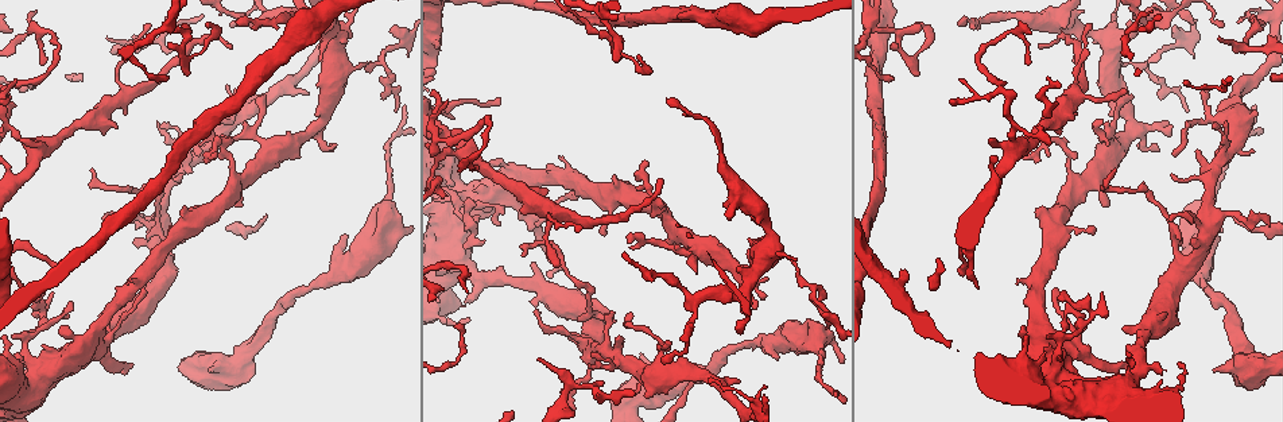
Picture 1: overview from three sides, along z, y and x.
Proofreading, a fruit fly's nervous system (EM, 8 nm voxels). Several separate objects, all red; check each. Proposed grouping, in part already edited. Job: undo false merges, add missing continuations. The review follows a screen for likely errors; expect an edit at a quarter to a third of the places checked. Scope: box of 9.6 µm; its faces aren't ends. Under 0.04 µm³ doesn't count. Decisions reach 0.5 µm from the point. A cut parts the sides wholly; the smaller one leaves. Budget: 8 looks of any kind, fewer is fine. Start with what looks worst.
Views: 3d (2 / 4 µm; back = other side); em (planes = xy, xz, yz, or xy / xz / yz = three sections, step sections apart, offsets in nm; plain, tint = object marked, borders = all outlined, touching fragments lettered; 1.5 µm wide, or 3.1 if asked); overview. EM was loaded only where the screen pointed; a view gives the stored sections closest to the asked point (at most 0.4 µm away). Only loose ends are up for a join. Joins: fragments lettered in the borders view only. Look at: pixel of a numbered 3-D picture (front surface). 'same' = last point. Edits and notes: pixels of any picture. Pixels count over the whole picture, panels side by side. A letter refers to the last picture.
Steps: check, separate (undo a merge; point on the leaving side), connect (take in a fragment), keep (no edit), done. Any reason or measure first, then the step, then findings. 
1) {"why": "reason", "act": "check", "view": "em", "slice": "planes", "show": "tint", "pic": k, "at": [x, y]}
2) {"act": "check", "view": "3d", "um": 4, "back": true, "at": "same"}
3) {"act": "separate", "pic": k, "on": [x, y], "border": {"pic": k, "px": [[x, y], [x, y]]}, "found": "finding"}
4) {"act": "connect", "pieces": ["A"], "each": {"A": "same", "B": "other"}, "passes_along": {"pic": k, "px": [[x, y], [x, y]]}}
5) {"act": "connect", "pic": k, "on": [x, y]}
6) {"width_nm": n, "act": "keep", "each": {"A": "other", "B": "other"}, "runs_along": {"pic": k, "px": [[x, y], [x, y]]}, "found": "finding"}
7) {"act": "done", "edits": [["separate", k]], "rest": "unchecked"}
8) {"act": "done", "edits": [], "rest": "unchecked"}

{"why": "an open end", "act": "check", "view": "3d", "um": 2, "pic": 1, "at": [1101, 203]}

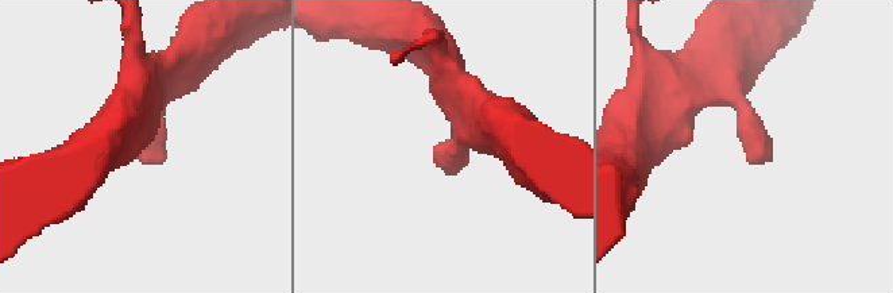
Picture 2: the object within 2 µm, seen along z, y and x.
{"why": "shape alone is not enough", "act": "check", "view": "em", "slice": "planes", "show": "plain", "pic": 2, "at": [756, 162]}

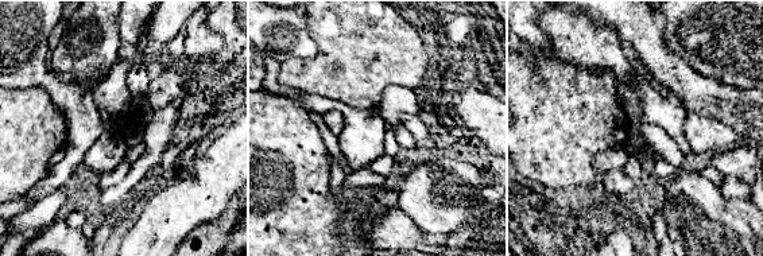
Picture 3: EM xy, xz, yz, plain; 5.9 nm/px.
{"why": "what lies round it", "act": "check", "view": "em", "slice": "planes", "show": "borders", "at": "same"}

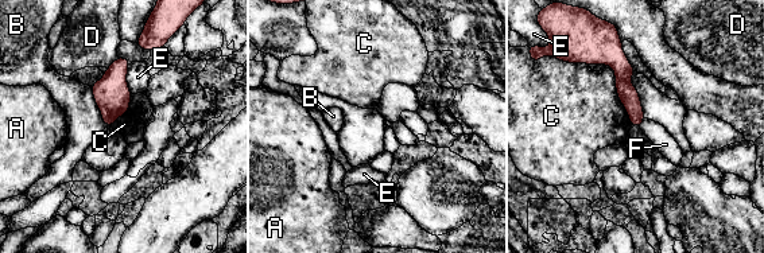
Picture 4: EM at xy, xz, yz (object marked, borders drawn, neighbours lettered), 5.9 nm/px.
{"width_nm": 110, "act": "keep", "each": {"A": "other", "B": "other", "C": "other", "D": "other", "E": "other", "F": "other"}, "runs_along": {"pic": 4, "px": [[612, 50], [636, 124]]}, "found": "no lettered fragment goes on from it"}

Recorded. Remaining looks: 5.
{"why": "thin neck", "act": "check", "view": "3d", "um": 4, "pic": 1, "at": [304, 292]}

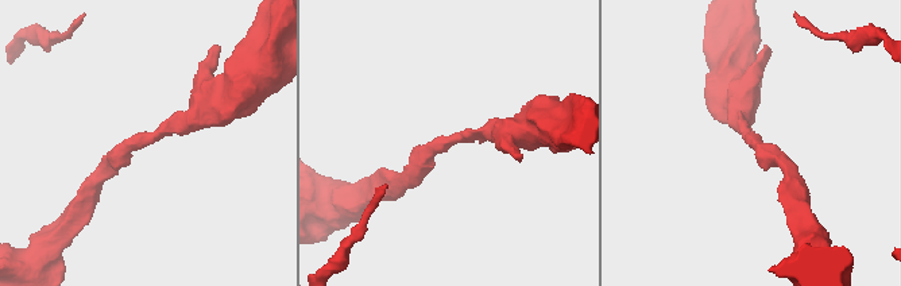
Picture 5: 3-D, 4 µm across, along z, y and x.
{"arm_widths_nm": [260, 380], "why": "shape alone is not enough", "act": "check", "view": "em", "slice": "planes", "show": "tint", "pic": 5, "at": [149, 136]}

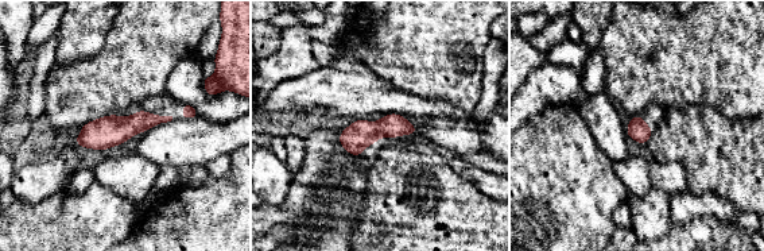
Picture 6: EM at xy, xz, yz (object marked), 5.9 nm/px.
{"why": "what lies round it", "act": "check", "view": "em", "slice": "planes", "show": "borders", "at": "same"}

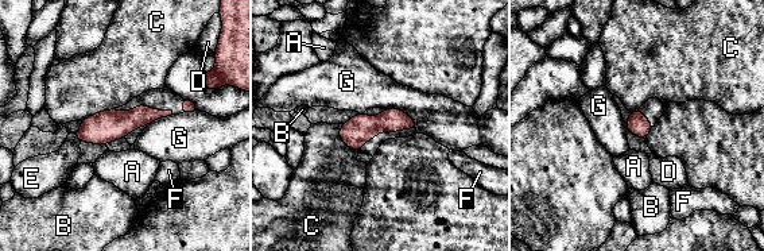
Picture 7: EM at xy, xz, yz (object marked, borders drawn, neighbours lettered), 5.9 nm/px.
{"width_nm": 130, "act": "keep", "each": {"A": "other", "B": "other", "C": "other", "D": "other", "E": "other", "F": "other", "G": "other"}, "found": "all the same neuron"}

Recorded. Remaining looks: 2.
{"why": "thick turns thin", "act": "check", "view": "em", "slice": "planes", "show": "plain", "pic": 1, "at": [255, 110]}

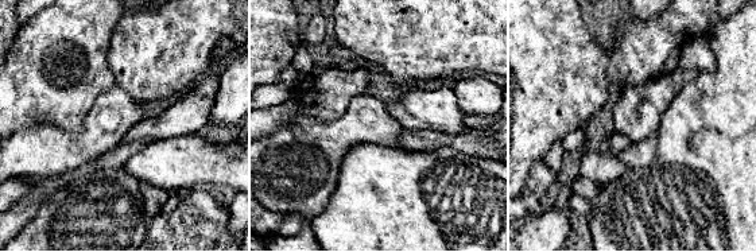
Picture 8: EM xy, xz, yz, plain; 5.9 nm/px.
{"why": "what lies round it", "act": "check", "view": "em", "slice": "planes", "show": "borders", "at": "same"}

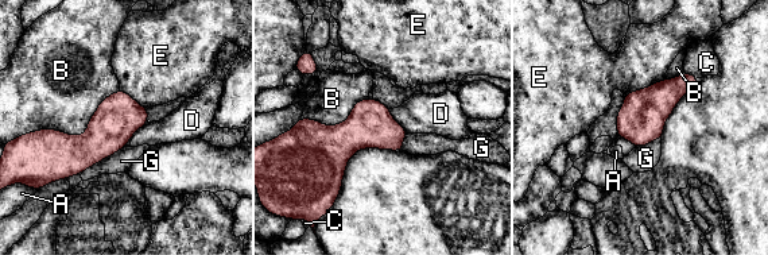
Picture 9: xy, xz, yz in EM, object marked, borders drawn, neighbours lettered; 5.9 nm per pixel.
{"longest_contact_nm": ["B", 600], "act": "keep", "each": {"A": "other", "B": "other", "C": "other", "D": "other", "E": "other", "G": "other"}, "border": {"pic": 9, "px": [[388, 109], [408, 132]]}, "found": "one neuron here"}

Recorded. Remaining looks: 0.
{"act": "done", "edits": [], "rest": "unchecked"}

